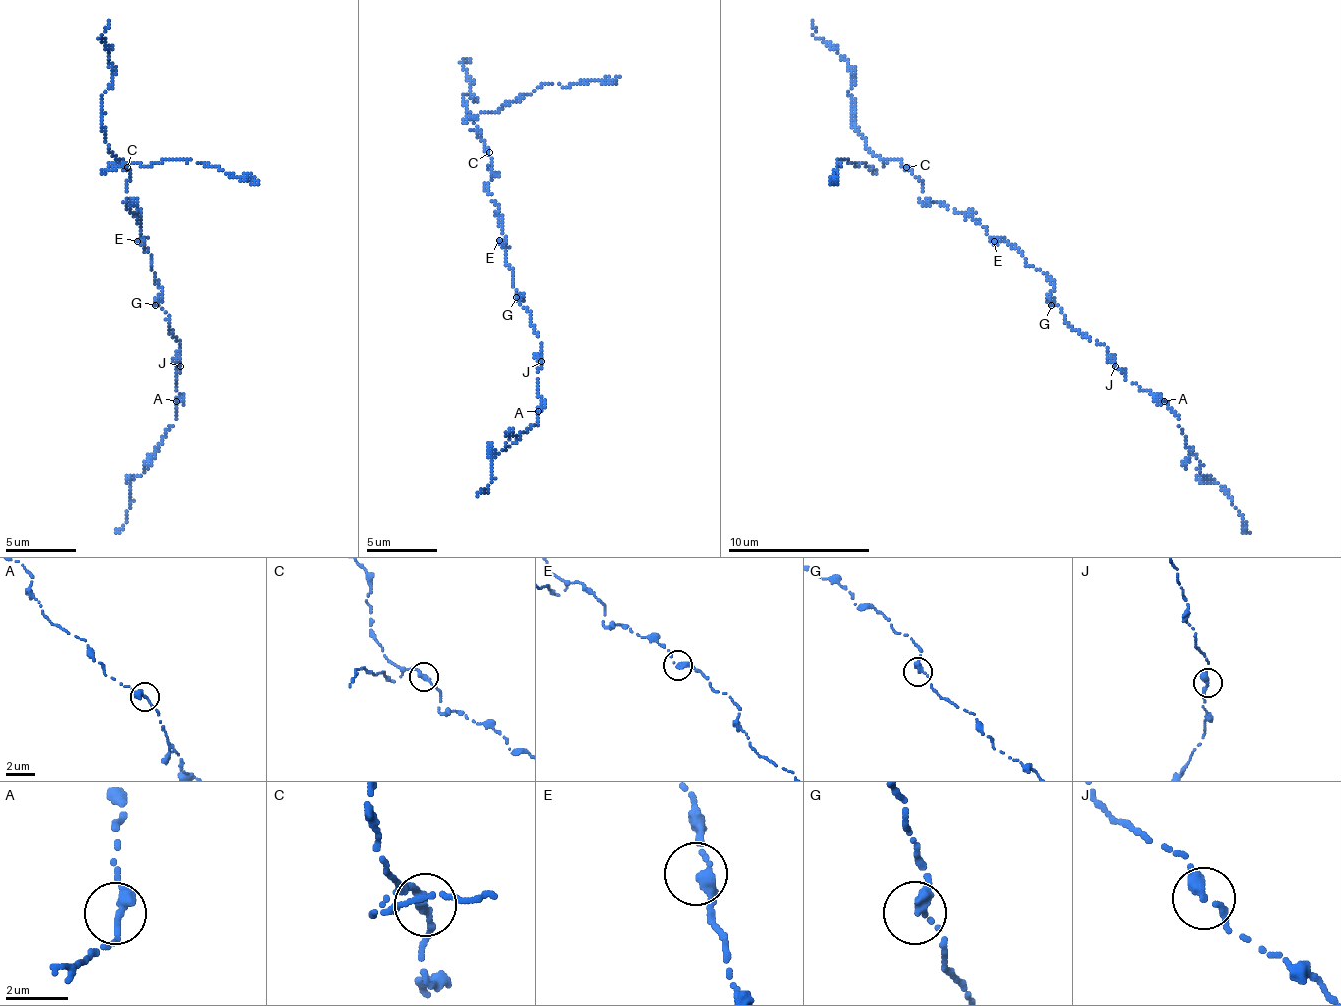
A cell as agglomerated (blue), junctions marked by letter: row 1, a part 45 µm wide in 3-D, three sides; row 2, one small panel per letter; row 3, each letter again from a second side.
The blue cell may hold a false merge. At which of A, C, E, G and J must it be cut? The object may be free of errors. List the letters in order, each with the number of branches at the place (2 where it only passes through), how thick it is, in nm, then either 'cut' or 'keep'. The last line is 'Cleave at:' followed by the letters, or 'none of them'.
A: branches 2; calibre 320 nm; keep
C: branches 2; calibre 260 nm; keep
E: branches 2; calibre 280 nm; keep
G: branches 2; calibre 280 nm; keep
J: branches 1; calibre 440 nm; keep
Cleave at: none of them

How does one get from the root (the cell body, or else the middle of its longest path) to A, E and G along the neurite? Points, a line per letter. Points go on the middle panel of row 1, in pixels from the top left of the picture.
A: (513, 269), (513, 286), (524, 297), (520, 304), (531, 311), (531, 326), (541, 343), (538, 411)
E: (513, 269), (506, 262), (506, 247), (499, 240)
G: (513, 269), (513, 286), (524, 301), (516, 297)

